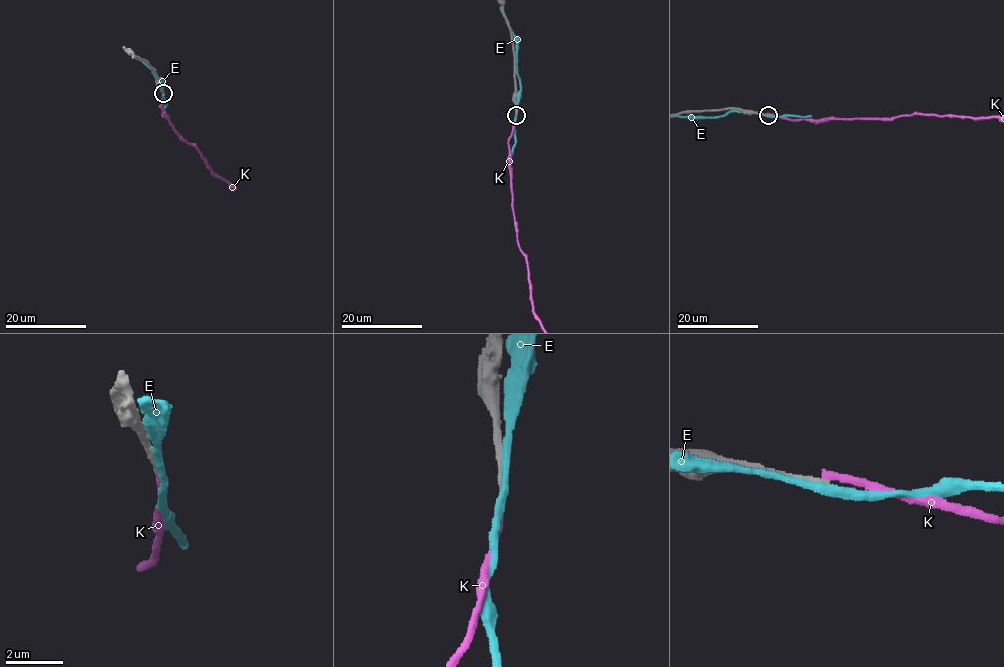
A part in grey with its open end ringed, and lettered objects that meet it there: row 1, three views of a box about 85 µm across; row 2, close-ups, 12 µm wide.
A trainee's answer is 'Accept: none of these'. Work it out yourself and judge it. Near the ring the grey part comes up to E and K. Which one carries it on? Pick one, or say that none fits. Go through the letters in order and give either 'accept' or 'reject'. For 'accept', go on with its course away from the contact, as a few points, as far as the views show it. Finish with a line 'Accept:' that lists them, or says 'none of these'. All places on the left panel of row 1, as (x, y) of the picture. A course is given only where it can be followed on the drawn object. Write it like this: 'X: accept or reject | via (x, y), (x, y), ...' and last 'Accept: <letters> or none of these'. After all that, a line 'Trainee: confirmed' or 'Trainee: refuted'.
E: reject
K: reject
Accept: none of these
Trainee: confirmed

